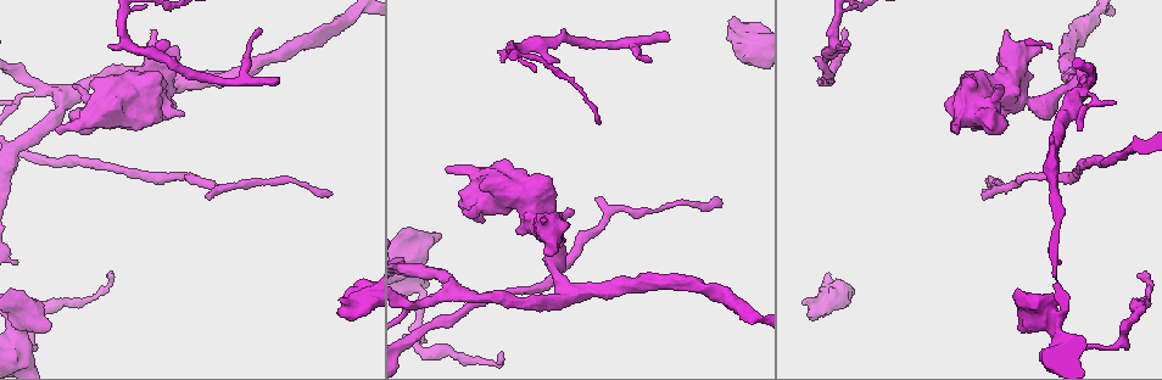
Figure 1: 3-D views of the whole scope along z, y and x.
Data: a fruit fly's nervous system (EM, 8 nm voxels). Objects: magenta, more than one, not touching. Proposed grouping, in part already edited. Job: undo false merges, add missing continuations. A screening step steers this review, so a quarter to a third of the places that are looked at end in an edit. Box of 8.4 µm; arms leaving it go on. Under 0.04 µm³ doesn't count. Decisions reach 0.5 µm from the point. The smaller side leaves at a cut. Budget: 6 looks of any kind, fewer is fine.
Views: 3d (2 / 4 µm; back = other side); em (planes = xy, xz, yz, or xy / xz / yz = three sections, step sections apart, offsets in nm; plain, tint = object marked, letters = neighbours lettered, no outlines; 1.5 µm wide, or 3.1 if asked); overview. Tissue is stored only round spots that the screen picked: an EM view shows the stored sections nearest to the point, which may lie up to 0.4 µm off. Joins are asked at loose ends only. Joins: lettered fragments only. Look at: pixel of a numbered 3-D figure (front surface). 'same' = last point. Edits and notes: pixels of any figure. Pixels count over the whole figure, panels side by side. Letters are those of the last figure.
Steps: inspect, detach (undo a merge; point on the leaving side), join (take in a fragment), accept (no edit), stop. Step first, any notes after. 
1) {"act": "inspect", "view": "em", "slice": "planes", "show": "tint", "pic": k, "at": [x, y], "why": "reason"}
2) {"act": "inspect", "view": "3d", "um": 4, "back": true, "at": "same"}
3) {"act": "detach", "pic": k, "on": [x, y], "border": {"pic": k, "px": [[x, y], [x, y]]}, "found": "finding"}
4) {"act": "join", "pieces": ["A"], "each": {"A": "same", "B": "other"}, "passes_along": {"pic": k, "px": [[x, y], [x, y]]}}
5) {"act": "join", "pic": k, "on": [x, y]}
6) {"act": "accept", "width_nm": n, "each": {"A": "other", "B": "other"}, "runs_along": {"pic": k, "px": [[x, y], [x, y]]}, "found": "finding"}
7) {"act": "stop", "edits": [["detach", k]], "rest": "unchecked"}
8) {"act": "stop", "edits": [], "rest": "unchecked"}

{"act": "inspect", "view": "em", "slice": "planes", "show": "tint", "pic": 1, "at": [847, 44], "why": "free end"}

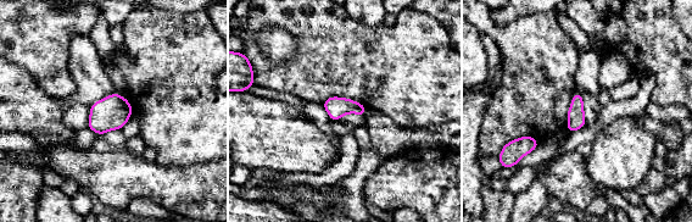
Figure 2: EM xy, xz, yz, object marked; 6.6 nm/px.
{"act": "inspect", "view": "em", "slice": "planes", "show": "letters", "at": "same"}

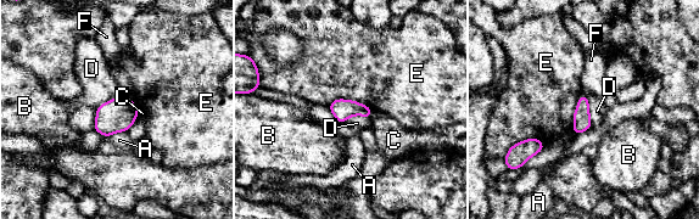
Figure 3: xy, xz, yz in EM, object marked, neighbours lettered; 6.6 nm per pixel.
{"act": "accept", "each": {"A": "other", "B": "other", "C": "other", "D": "other", "E": "other", "F": "other"}, "found": "no lettered fragment goes on from it"}

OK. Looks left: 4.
{"act": "inspect", "view": "3d", "um": 4, "pic": 1, "at": [818, 78], "why": "an open end"}

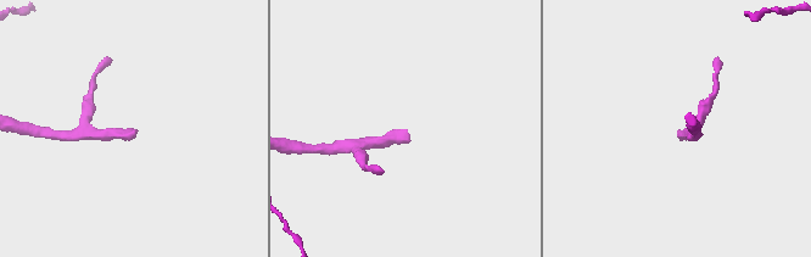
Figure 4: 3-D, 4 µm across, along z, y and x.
{"act": "inspect", "view": "em", "slice": "yz", "step": 4, "show": "tint", "pic": 4, "at": [134, 131], "why": "need the tissue"}

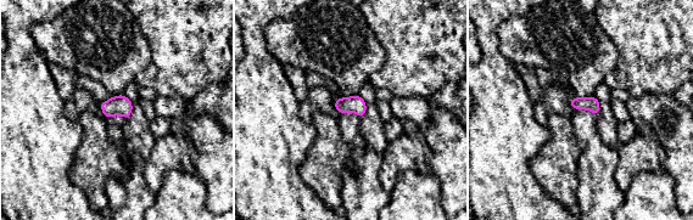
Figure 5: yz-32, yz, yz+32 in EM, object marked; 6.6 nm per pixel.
{"act": "inspect", "view": "em", "slice": "planes", "show": "letters", "at": "same", "why": "another direction"}

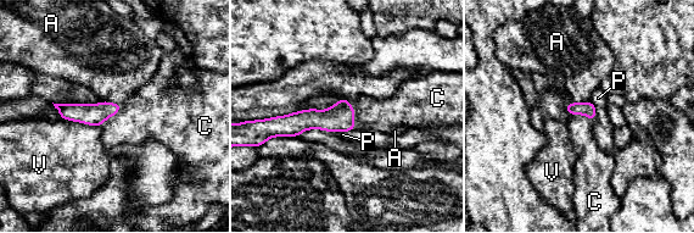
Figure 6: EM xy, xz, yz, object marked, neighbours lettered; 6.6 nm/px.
{"act": "join", "pieces": ["C"], "each": {"A": "other", "C": "same", "P": "other", "V": "other"}, "passes_along": {"pic": 6, "px": [[340, 117], [354, 115], [370, 112]]}, "found": "the neuron continues"}

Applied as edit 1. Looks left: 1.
{"act": "stop", "edits": [["join", 6]], "rest": "unchecked"}

